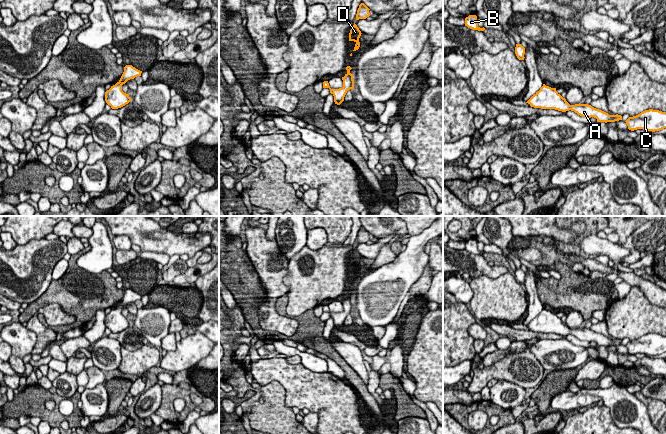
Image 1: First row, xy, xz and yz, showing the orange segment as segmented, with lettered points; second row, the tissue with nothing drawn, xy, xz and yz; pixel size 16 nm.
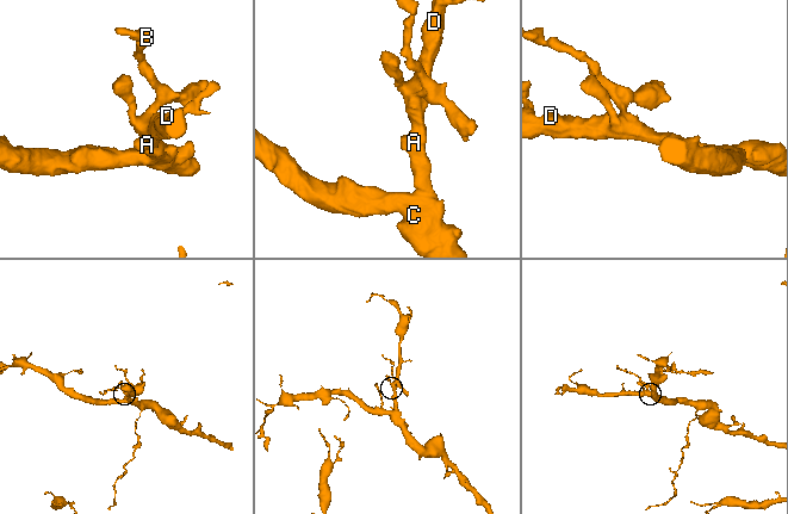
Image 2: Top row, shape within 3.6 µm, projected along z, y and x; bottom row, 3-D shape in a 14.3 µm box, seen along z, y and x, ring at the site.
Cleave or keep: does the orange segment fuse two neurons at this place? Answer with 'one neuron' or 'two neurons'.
one neuron

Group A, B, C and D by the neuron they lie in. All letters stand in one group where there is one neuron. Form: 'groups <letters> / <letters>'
groups A B C D

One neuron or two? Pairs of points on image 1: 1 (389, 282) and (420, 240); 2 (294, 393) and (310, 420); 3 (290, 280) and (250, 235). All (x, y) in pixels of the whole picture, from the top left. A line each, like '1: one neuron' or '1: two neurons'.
1: one neuron
2: two neurons
3: two neurons

